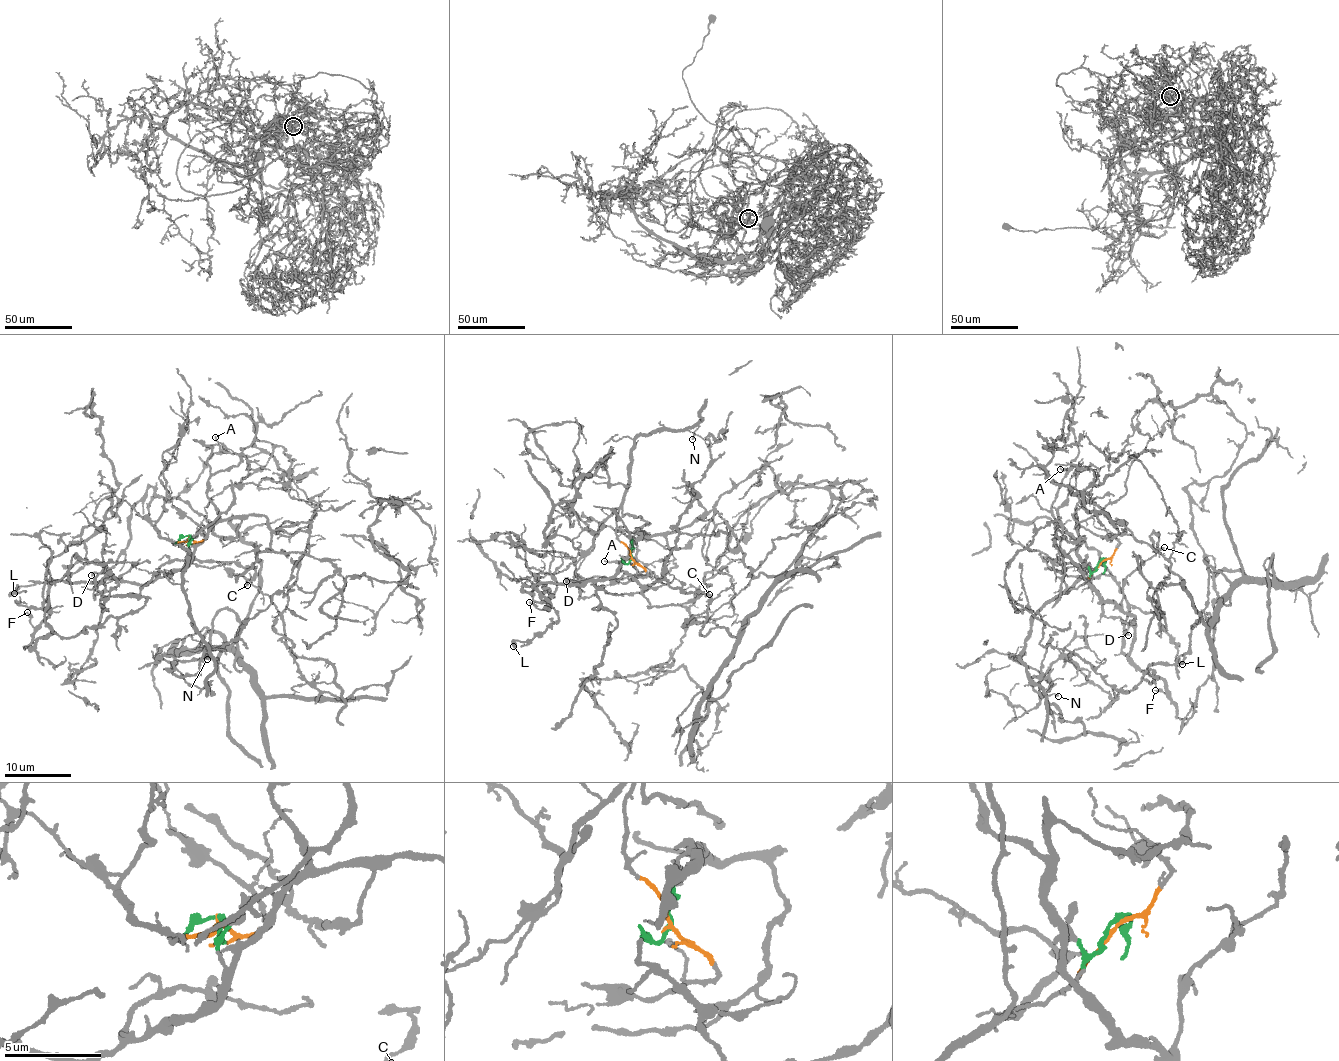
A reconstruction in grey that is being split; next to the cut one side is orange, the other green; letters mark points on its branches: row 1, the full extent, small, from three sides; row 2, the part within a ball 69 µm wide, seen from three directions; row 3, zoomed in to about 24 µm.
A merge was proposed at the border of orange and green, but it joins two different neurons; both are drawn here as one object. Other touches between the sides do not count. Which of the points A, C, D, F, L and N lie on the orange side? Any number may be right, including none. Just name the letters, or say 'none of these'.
N

